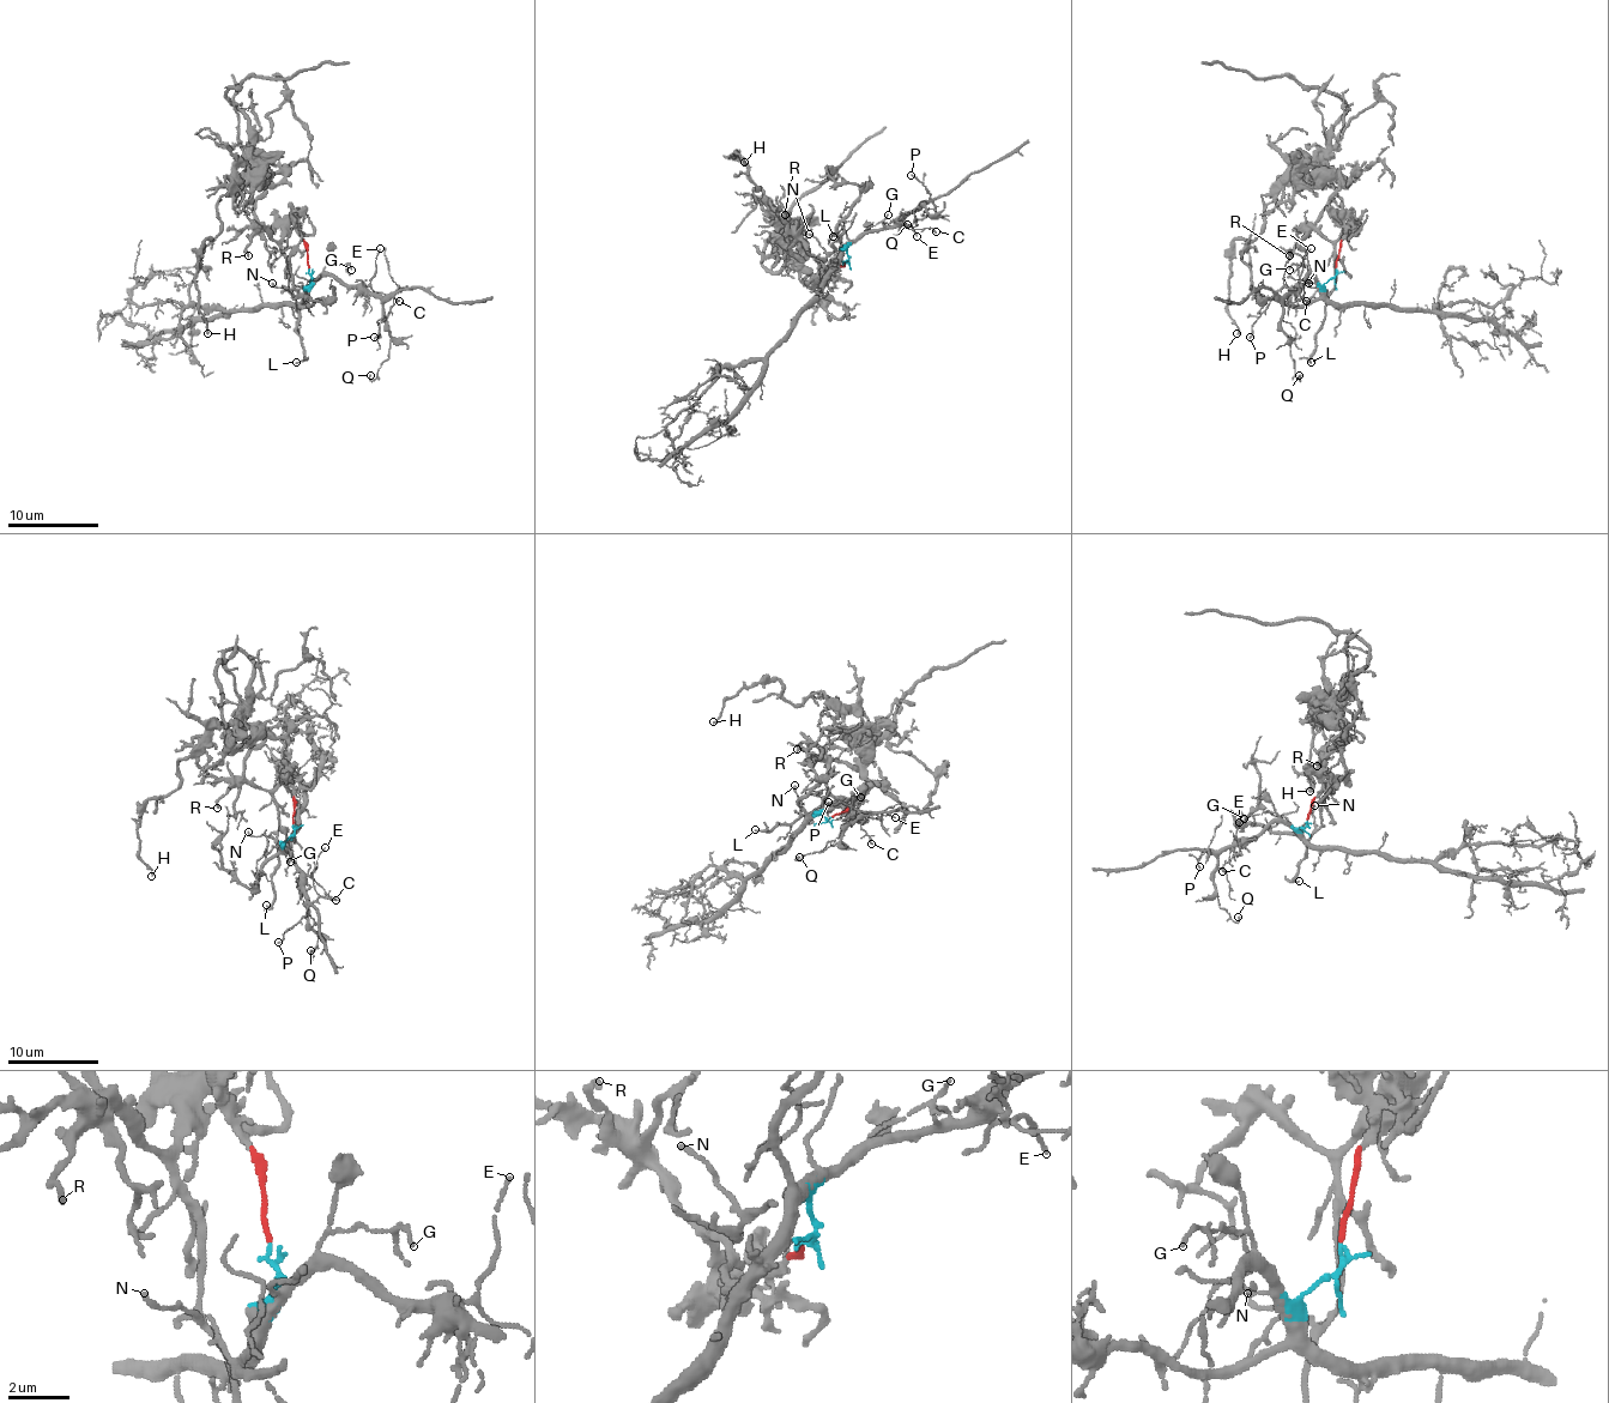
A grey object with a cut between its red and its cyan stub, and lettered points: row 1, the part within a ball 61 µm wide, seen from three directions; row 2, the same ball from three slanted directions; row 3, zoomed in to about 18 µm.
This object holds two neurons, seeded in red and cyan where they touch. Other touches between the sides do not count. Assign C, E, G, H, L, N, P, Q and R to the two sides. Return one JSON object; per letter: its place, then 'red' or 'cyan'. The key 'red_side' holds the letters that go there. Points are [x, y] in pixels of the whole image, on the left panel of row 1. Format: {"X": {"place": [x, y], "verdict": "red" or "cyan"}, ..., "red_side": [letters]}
{"C": {"place": [399, 301], "verdict": "cyan"}, "E": {"place": [380, 248], "verdict": "cyan"}, "G": {"place": [351, 270], "verdict": "cyan"}, "H": {"place": [207, 333], "verdict": "red"}, "L": {"place": [296, 362], "verdict": "red"}, "N": {"place": [272, 283], "verdict": "red"}, "P": {"place": [374, 337], "verdict": "cyan"}, "Q": {"place": [370, 375], "verdict": "cyan"}, "R": {"place": [248, 255], "verdict": "red"}, "red_side": ["H", "L", "N", "R"]}

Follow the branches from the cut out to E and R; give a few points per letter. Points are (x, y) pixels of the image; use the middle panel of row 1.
E: (846, 261), (847, 248), (864, 234), (909, 225), (915, 236)
R: (846, 261), (829, 271), (782, 221), (784, 213)

